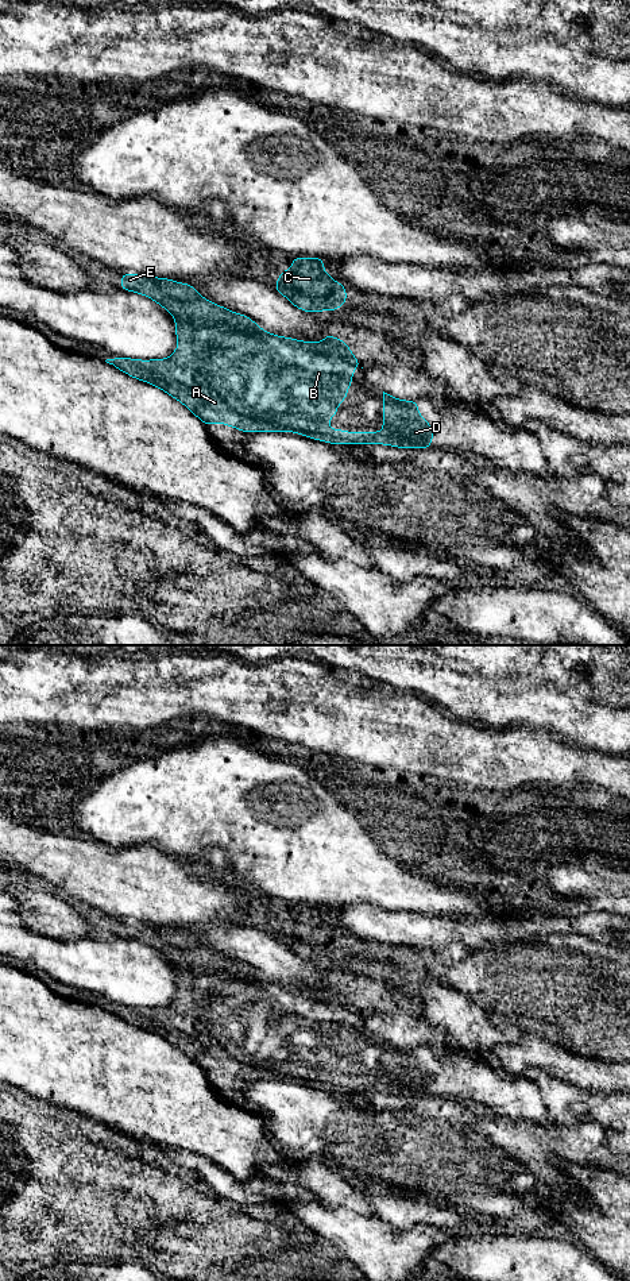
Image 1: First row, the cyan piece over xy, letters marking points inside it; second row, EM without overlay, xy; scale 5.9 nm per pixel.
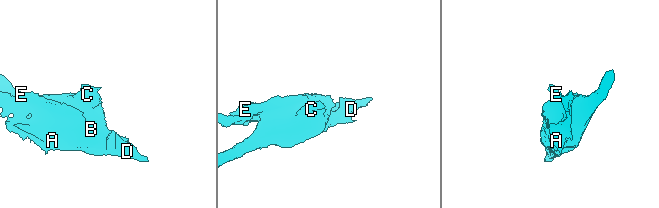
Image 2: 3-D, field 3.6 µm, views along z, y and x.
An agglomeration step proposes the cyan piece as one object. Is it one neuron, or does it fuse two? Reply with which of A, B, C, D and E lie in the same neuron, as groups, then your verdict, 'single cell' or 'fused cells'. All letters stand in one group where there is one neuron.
A B C D E | single cell

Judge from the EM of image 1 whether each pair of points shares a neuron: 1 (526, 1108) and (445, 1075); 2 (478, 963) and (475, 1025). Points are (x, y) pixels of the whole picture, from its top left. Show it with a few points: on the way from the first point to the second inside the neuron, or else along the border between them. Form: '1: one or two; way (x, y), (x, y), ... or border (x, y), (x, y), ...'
1: one; way (506, 1094), (466, 1076)
2: two; border (449, 988), (466, 995), (489, 1015), (498, 1029)

